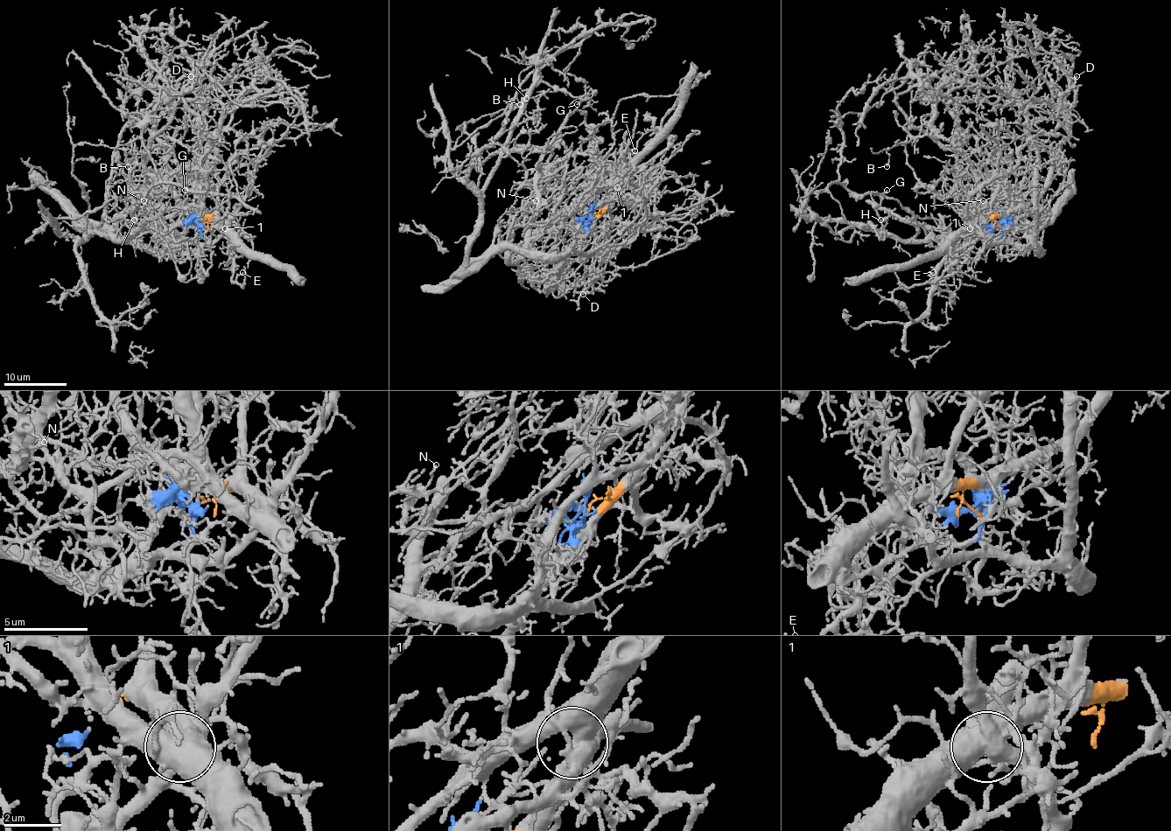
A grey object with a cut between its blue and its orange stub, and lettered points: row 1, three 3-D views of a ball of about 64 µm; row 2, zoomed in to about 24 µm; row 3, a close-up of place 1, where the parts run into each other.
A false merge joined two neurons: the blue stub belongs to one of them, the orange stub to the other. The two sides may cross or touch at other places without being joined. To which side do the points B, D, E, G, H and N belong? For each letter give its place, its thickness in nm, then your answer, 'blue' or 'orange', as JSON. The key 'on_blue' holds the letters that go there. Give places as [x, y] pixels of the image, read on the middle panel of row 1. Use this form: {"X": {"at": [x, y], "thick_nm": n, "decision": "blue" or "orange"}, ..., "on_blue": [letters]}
{"B": {"at": [520, 104], "thick_nm": 110, "decision": "blue"}, "D": {"at": [583, 294], "thick_nm": 120, "decision": "orange"}, "E": {"at": [634, 150], "thick_nm": 140, "decision": "orange"}, "G": {"at": [577, 104], "thick_nm": 130, "decision": "blue"}, "H": {"at": [526, 98], "thick_nm": 150, "decision": "blue"}, "N": {"at": [536, 200], "thick_nm": 150, "decision": "orange"}, "on_blue": ["B", "G", "H"]}

